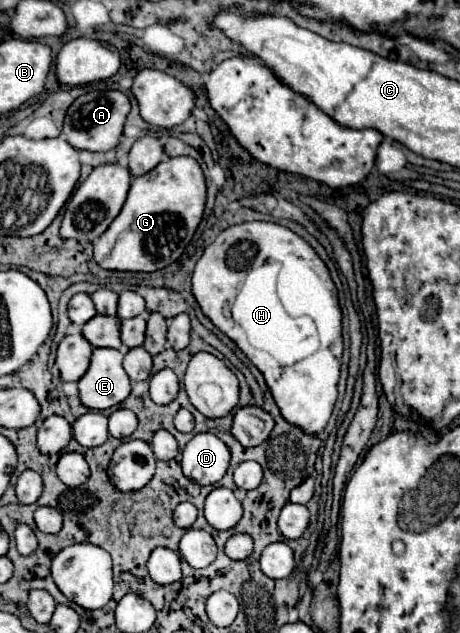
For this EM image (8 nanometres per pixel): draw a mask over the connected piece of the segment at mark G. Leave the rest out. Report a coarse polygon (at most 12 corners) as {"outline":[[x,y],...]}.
{"outline":[[191,157],[133,177],[97,265],[171,265],[205,209]]}

